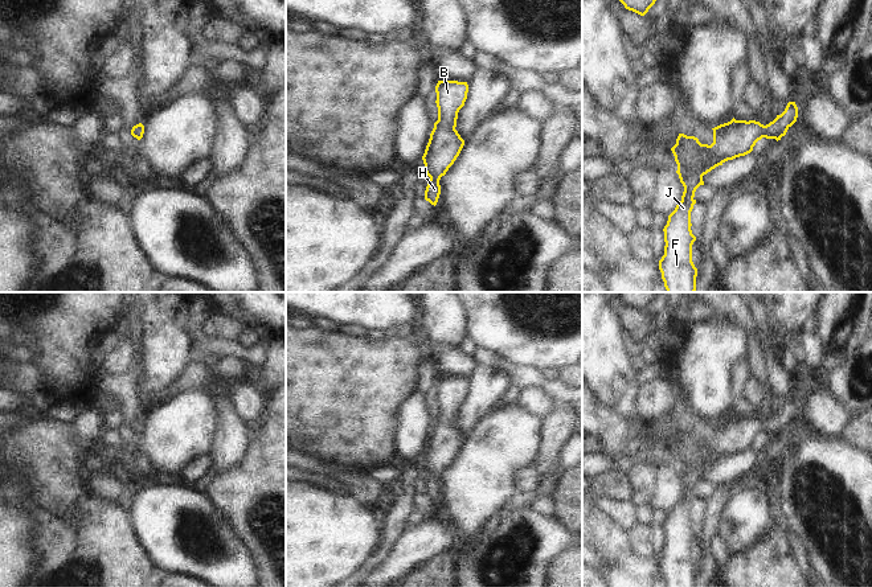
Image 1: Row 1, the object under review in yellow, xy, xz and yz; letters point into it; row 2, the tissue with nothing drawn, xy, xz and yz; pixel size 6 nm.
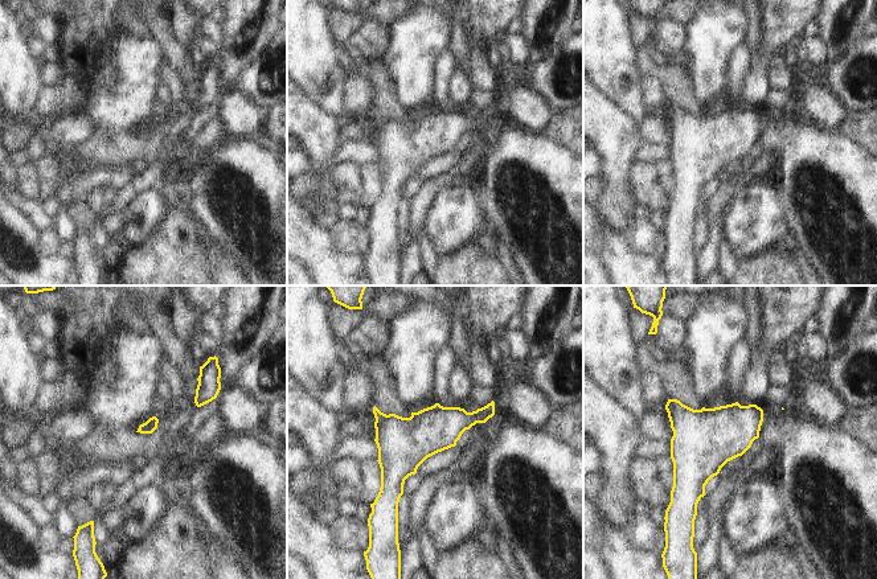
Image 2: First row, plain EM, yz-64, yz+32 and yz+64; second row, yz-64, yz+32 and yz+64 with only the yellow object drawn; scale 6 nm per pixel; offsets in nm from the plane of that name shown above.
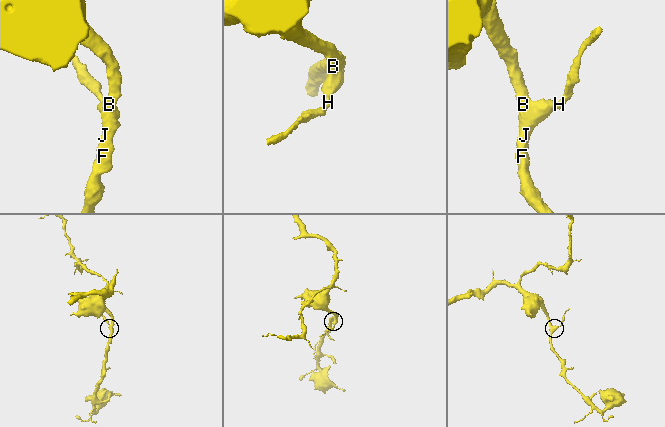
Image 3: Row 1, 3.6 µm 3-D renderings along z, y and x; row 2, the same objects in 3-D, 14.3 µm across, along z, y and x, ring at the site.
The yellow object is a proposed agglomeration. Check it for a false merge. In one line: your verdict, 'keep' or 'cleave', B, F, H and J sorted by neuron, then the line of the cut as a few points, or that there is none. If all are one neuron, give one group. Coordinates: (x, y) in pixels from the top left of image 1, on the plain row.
keep; B F H J; no cut

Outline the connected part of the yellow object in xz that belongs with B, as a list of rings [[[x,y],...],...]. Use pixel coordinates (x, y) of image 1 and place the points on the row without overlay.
[[[438,377],[435,389],[438,416],[434,419],[422,452],[425,468],[430,473],[425,487],[425,496],[434,502],[441,490],[439,476],[454,460],[464,442],[464,436],[455,423],[458,409],[467,395],[468,381],[458,377]]]

